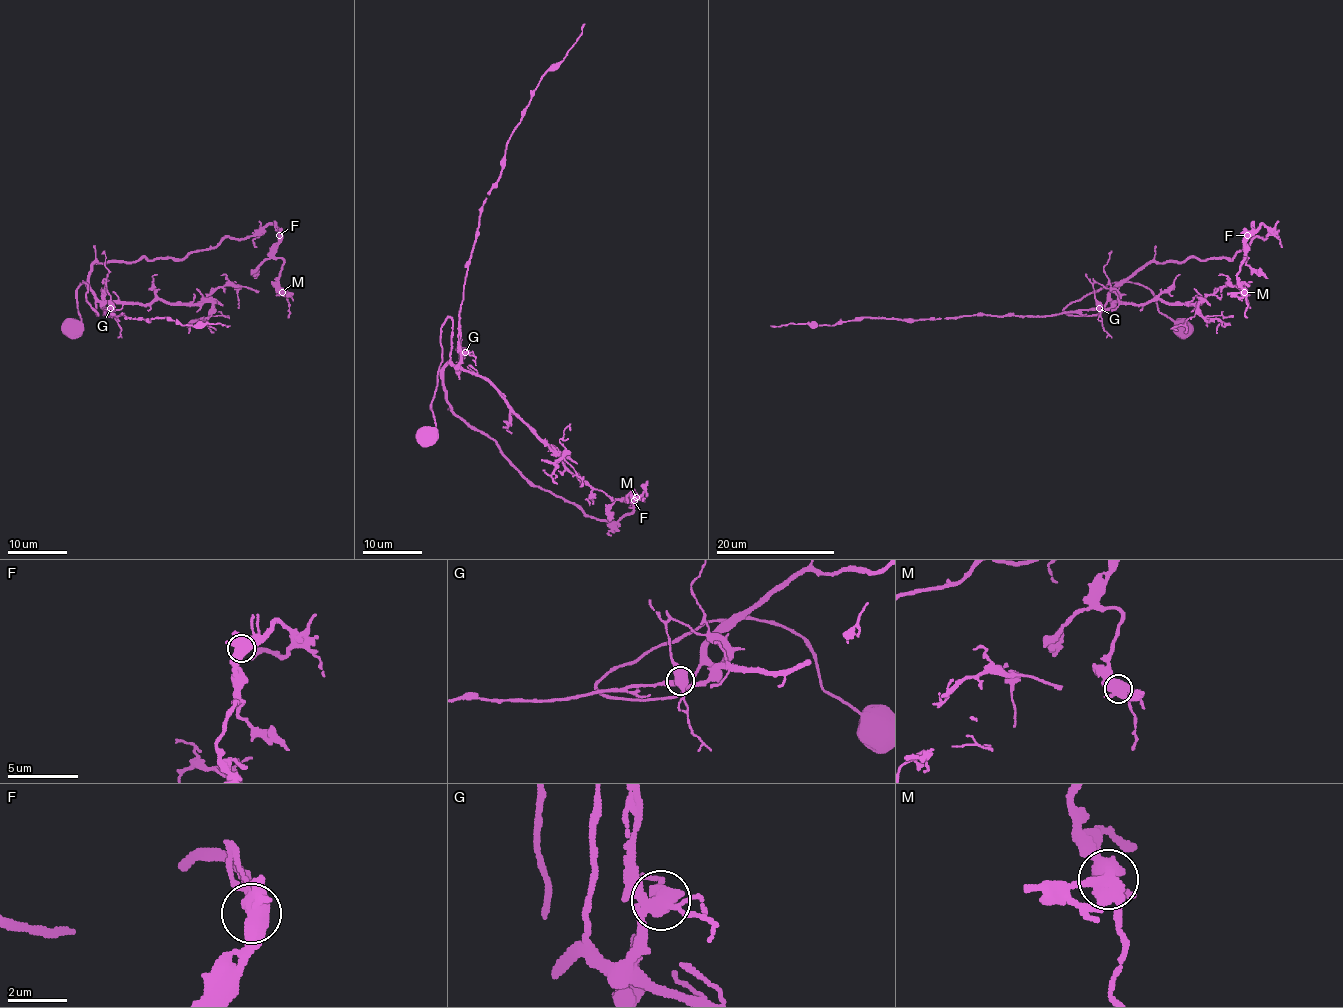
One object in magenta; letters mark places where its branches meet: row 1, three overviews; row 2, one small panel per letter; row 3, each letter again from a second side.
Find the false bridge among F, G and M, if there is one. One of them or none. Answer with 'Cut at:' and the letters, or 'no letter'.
Cut at: no letter

